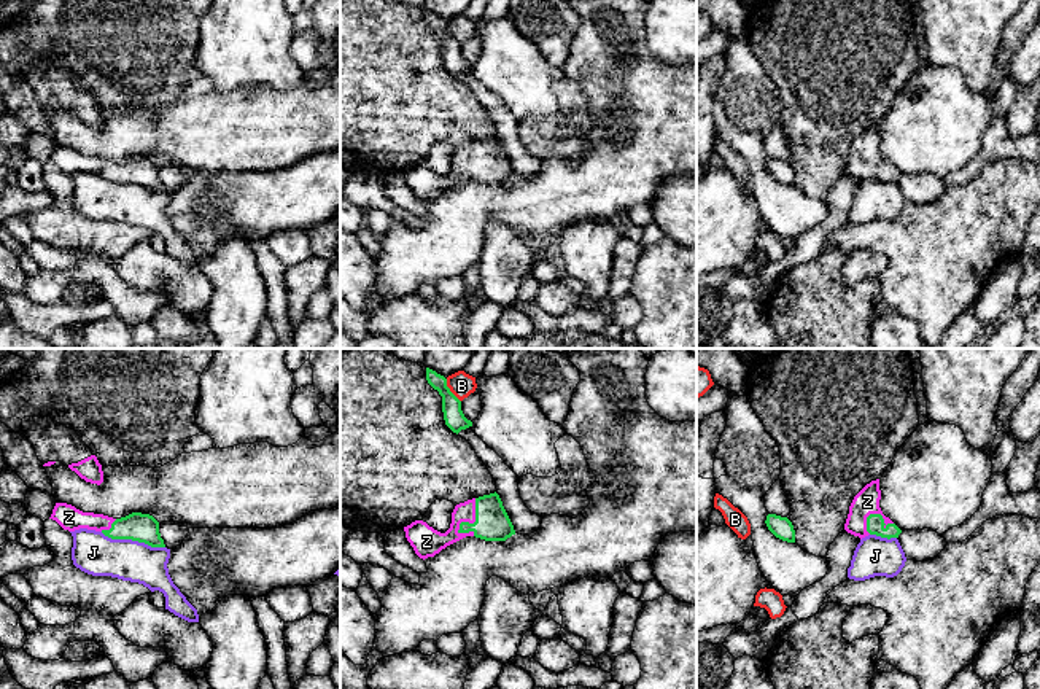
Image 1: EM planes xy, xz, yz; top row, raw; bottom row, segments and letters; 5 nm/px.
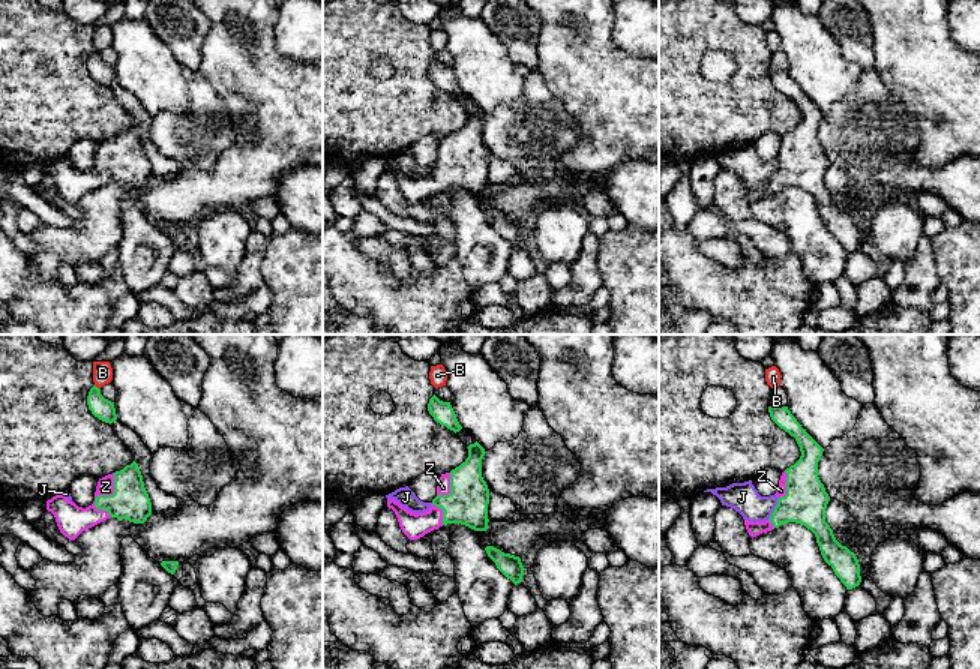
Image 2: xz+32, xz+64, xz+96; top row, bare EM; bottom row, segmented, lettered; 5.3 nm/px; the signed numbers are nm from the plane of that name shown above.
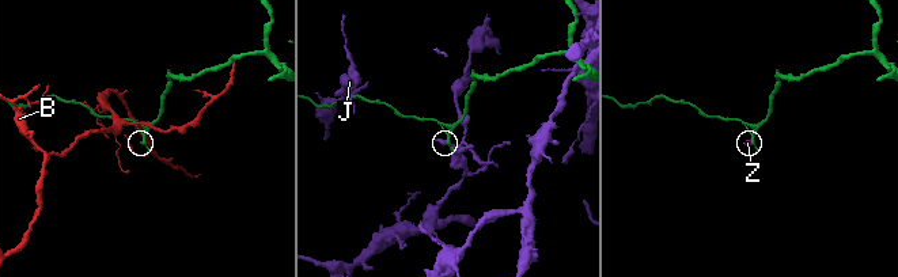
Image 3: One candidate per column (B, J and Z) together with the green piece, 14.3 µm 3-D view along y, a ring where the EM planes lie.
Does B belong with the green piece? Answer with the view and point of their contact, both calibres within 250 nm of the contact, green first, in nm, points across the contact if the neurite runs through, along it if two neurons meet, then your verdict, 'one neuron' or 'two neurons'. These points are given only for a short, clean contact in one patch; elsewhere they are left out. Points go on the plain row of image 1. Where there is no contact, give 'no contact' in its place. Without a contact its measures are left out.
contact xz (449, 34); calibres 100 and 120 nm; border xz (446, 23), (450, 35), (460, 45); two neurons

